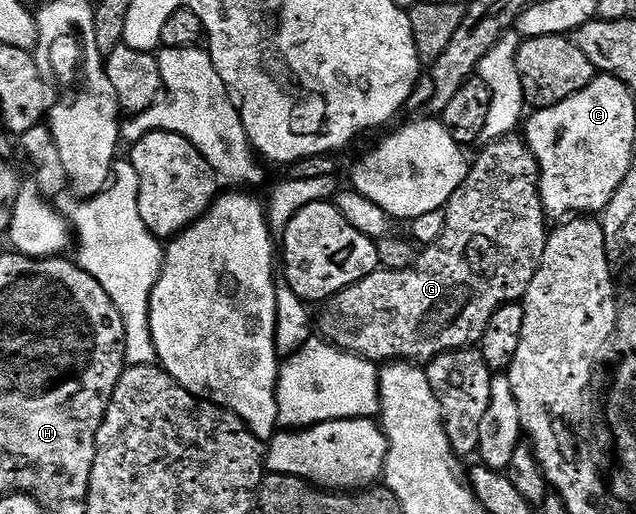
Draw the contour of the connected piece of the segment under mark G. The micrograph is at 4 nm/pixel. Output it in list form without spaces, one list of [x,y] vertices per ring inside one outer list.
[[[506,136],[488,145],[477,159],[472,159],[469,175],[444,206],[442,234],[418,253],[412,266],[406,270],[379,268],[320,307],[315,330],[324,341],[374,364],[402,360],[428,364],[440,354],[461,352],[464,346],[476,347],[496,310],[524,299],[531,280],[535,280],[547,237],[537,161],[521,136]]]

